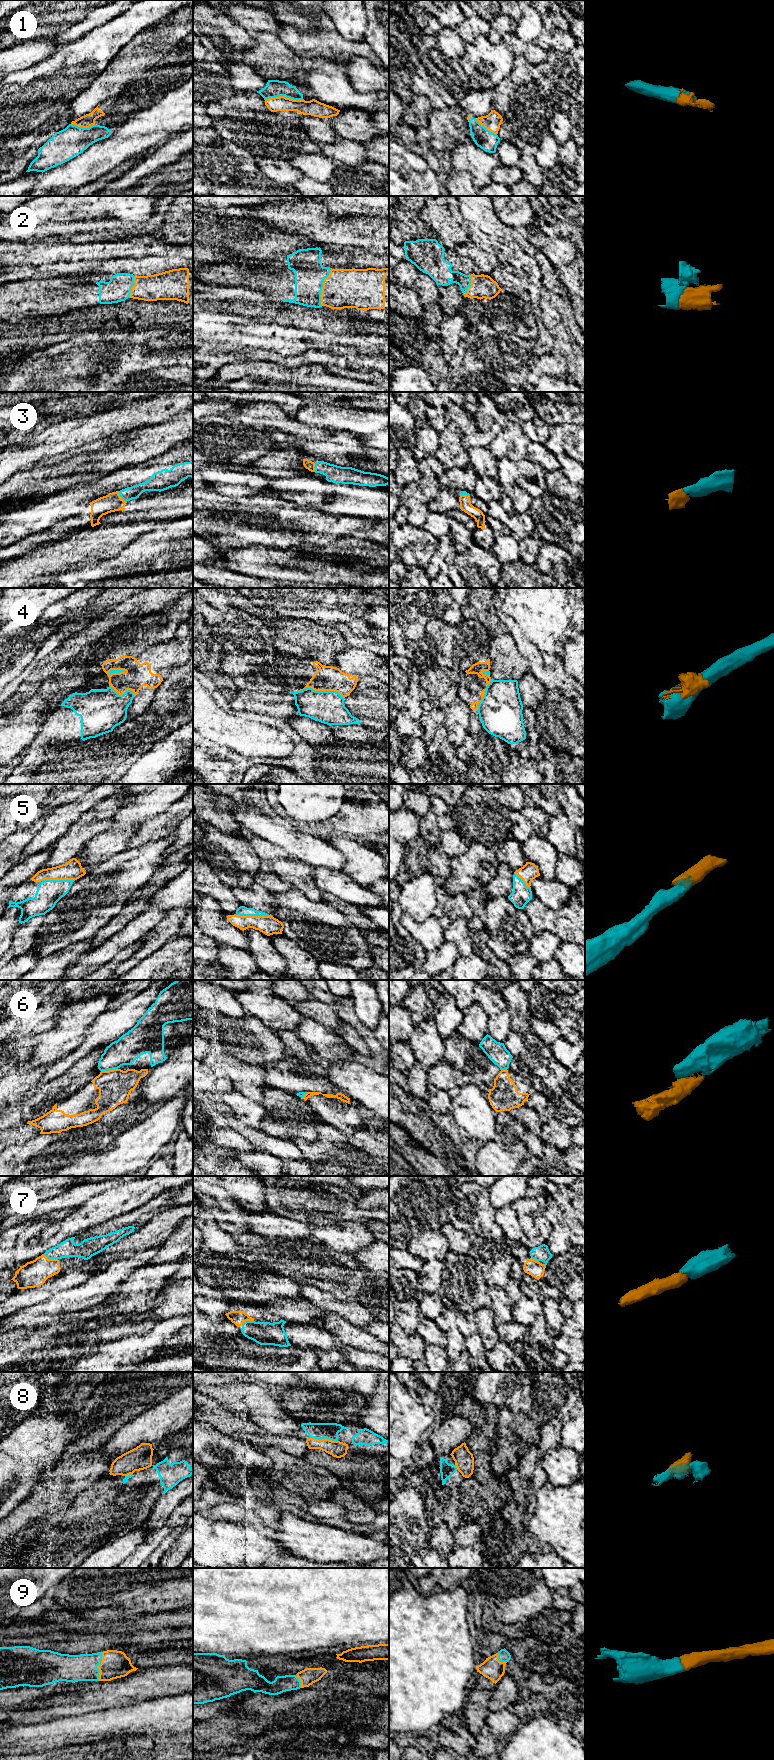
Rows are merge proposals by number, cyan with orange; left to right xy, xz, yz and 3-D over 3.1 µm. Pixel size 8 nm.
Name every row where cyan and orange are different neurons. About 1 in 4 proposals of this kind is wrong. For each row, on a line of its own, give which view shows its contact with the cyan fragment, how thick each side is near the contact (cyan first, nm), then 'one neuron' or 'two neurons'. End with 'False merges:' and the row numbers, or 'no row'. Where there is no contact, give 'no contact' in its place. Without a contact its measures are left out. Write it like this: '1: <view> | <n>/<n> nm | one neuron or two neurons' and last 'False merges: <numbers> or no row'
1: xz | 140/120 nm | one neuron
2: xz | 240/320 nm | one neuron
3: xy | 110/150 nm | one neuron
4: xz | 260/200 nm | two neurons
5: xy | 200/160 nm | one neuron
6: xy | 220/260 nm | two neurons
7: xy | 140/220 nm | one neuron
8: xz | 130/130 nm | one neuron
9: xy | 220/220 nm | one neuron
False merges: 4, 6

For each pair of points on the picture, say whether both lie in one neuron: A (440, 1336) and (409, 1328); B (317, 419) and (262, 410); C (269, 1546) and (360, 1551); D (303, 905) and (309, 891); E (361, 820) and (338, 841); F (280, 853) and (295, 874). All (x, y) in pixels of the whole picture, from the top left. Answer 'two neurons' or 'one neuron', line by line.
A: one neuron
B: two neurons
C: two neurons
D: two neurons
E: two neurons
F: two neurons

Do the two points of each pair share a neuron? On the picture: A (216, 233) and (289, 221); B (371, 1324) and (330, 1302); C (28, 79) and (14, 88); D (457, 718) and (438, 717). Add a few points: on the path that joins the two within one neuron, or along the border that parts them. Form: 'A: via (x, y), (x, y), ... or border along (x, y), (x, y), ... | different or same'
A: border along (251, 218), (264, 221), (272, 227), (292, 233) | different
B: via (361, 1322), (346, 1308), (340, 1307) | same
C: via (25, 82), (17, 88) | same
D: border along (442, 710), (444, 715), (443, 723) | different

